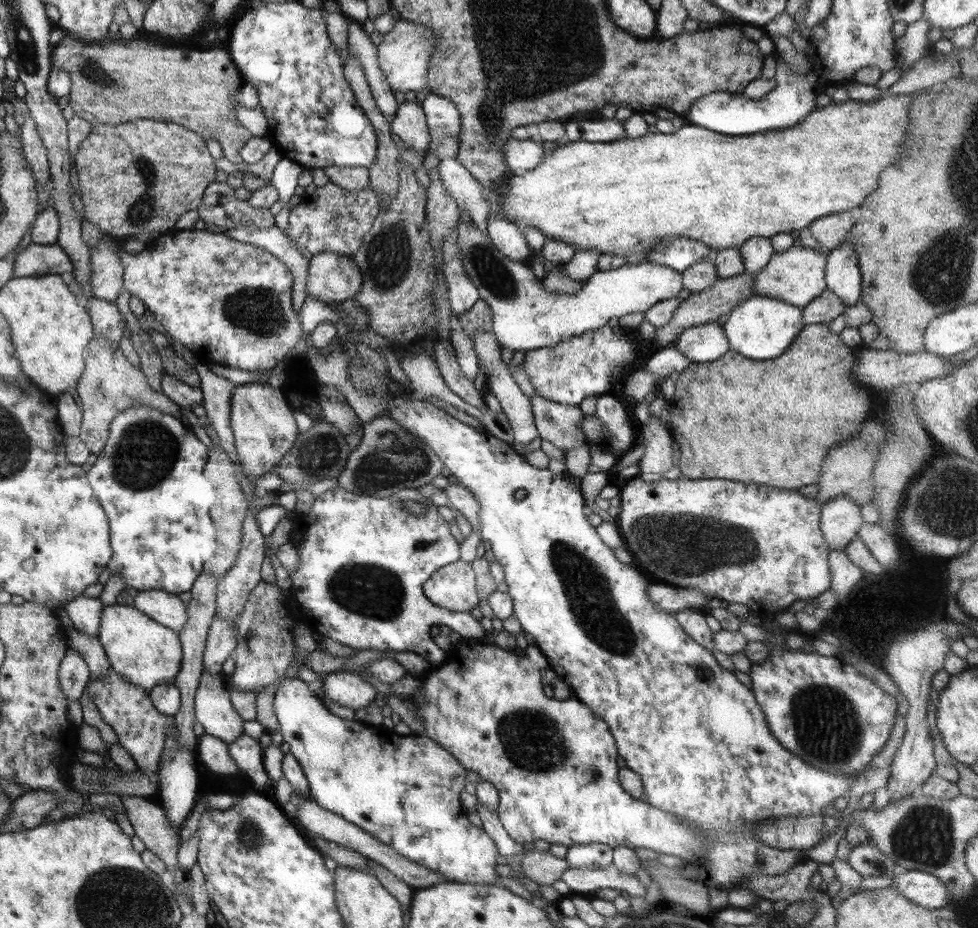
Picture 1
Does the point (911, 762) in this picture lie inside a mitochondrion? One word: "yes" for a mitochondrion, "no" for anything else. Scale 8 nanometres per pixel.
no

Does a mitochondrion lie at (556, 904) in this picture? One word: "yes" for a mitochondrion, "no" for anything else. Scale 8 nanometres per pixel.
no

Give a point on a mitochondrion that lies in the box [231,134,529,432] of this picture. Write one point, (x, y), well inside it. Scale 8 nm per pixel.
(389, 256)

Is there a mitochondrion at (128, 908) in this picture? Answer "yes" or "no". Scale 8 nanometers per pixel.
yes

